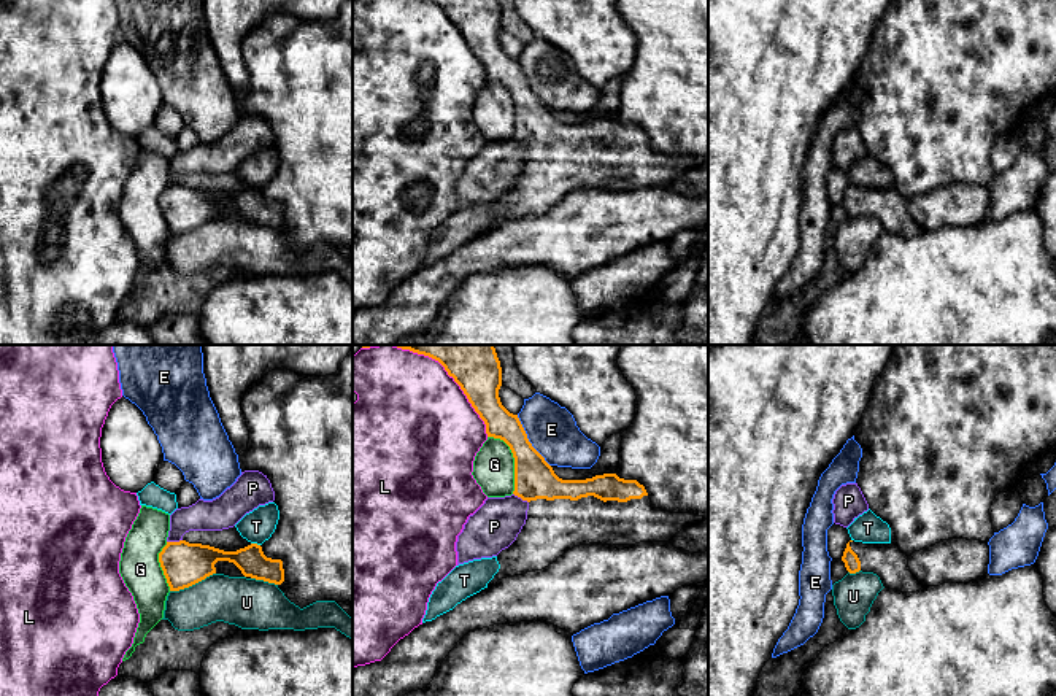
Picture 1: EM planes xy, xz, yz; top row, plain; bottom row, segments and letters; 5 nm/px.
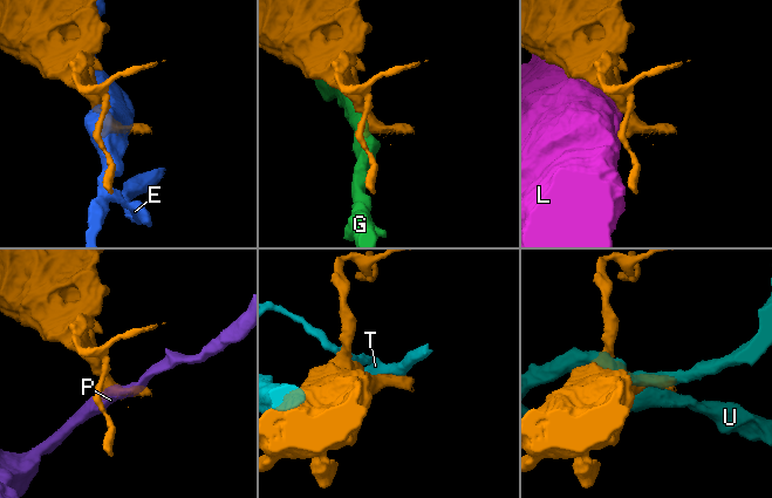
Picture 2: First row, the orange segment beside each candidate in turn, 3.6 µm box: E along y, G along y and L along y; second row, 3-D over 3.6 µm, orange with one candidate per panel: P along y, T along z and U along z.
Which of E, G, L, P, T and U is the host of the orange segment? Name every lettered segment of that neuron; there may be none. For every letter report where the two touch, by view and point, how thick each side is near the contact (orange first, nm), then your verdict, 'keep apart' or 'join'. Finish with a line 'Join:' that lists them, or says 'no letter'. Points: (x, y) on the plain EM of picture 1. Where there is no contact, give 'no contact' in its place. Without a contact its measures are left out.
E: contact xz (528, 85); calibres 200 and 260 nm; keep apart
G: contact xz (515, 104); calibres 200 and 200 nm; keep apart
L: contact xz (464, 37); calibres 220 and 500 nm; keep apart
P: contact xy (173, 186); calibres 220 and 160 nm; keep apart
T: contact xy (256, 188); calibres 150 and 160 nm; keep apart
U: contact xy (192, 228); calibres 220 and 240 nm; keep apart
Join: no letter

